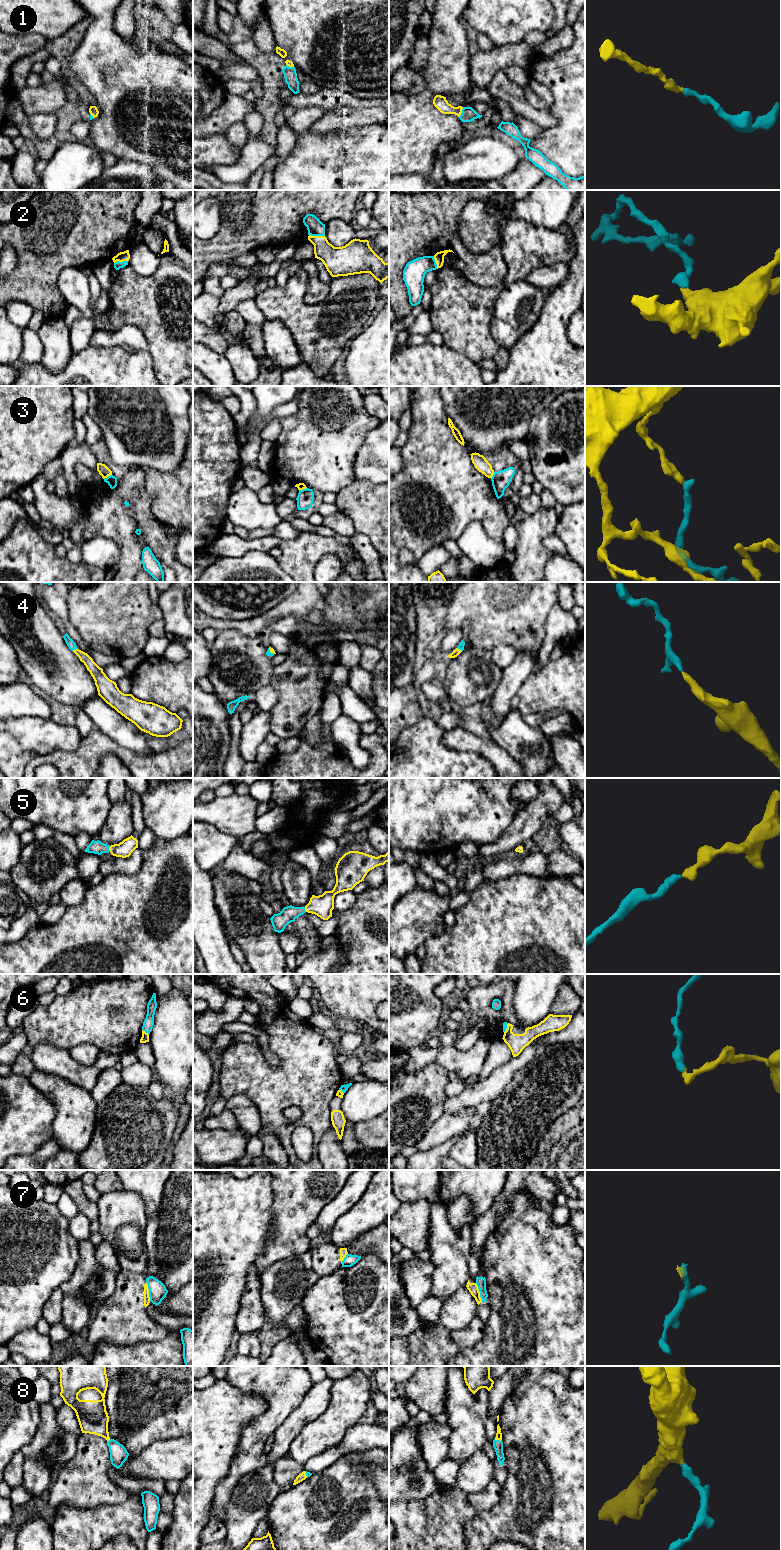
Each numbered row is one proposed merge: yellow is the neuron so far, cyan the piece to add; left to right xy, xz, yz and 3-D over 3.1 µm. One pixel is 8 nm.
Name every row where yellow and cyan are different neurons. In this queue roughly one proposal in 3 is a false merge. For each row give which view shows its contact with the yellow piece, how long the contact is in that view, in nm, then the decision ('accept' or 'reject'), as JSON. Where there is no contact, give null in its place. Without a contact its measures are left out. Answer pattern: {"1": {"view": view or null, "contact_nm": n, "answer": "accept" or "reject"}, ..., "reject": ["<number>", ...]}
{"1": {"view": "yz", "contact_nm": 90, "answer": "accept"}, "2": {"view": "xz", "contact_nm": 130, "answer": "accept"}, "3": {"view": "xy", "contact_nm": 80, "answer": "reject"}, "4": {"view": "xy", "contact_nm": 50, "answer": "accept"}, "5": {"view": "xy", "contact_nm": 40, "answer": "accept"}, "6": {"view": "xy", "contact_nm": 70, "answer": "accept"}, "7": {"view": "yz", "contact_nm": 160, "answer": "reject"}, "8": {"view": "yz", "contact_nm": 60, "answer": "accept"}, "reject": ["3", "7"]}

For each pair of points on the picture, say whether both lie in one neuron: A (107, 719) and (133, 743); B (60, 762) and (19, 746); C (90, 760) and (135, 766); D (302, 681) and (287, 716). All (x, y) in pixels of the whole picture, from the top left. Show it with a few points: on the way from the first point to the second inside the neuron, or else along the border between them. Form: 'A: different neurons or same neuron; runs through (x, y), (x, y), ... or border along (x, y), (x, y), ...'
A: same neuron; runs through (114, 726), (126, 736)
B: different neurons; border along (64, 750), (54, 750), (35, 755), (24, 767)
C: same neuron; runs through (101, 749), (115, 749), (124, 755)
D: same neuron; runs through (300, 690), (300, 699), (295, 707)

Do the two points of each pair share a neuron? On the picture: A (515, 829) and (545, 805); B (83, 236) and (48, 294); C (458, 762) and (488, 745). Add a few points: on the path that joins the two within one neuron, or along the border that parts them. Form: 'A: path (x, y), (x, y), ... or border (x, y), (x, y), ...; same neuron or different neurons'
A: path (522, 827), (538, 811); same neuron
B: path (69, 250), (48, 271), (48, 280); same neuron
C: border (452, 748), (476, 752), (485, 757), (493, 767); different neurons

